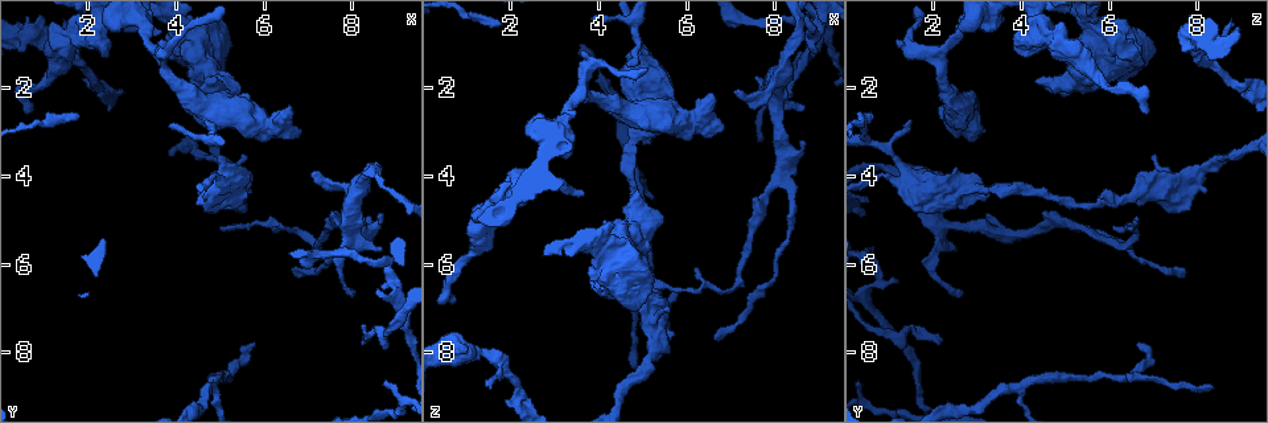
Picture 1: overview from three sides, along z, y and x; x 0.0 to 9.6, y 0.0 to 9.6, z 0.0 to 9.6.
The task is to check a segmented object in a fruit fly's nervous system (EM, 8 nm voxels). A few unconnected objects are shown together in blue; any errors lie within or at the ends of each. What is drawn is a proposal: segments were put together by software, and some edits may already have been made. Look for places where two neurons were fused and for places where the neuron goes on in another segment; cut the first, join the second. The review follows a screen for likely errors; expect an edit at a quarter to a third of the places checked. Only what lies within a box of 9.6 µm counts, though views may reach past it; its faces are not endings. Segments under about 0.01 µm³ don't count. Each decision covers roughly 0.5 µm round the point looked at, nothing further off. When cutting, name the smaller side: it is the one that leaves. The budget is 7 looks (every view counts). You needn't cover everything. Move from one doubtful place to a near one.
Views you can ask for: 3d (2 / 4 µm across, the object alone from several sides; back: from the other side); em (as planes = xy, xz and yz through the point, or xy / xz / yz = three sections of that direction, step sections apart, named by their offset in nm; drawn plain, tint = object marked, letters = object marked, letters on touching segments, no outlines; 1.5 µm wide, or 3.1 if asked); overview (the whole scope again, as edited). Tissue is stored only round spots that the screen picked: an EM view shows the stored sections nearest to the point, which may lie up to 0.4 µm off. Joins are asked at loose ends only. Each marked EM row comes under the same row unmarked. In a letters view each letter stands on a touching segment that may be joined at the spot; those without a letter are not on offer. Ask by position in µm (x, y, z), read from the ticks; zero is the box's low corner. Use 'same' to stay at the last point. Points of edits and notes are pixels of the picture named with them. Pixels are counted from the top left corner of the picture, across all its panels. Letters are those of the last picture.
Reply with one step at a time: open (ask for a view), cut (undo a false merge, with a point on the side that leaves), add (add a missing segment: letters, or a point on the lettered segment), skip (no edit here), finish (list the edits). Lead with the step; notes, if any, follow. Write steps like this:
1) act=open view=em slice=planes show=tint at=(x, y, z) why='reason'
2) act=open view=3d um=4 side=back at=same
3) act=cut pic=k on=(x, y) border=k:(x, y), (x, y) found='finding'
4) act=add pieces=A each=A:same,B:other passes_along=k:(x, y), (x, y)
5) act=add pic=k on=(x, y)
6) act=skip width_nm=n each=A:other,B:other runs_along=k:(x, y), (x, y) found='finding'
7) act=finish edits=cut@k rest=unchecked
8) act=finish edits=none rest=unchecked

act=open view=3d um=4 at=(3.65, 0.70, 4.45) why='an open end'

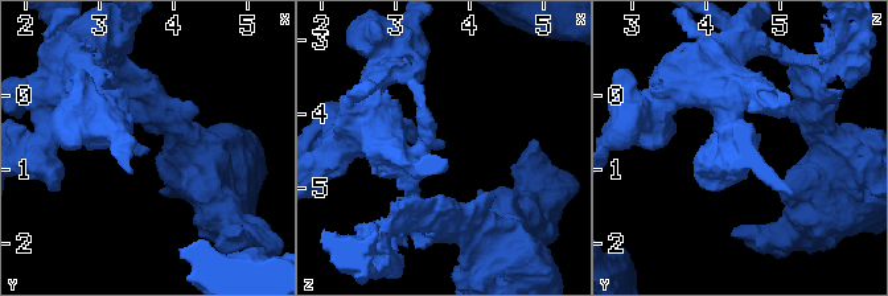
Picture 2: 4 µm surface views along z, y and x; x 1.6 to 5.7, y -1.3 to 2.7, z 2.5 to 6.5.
act=open view=em slice=planes show=letters at=(3.65, 0.75, 4.40) why='now the EM'

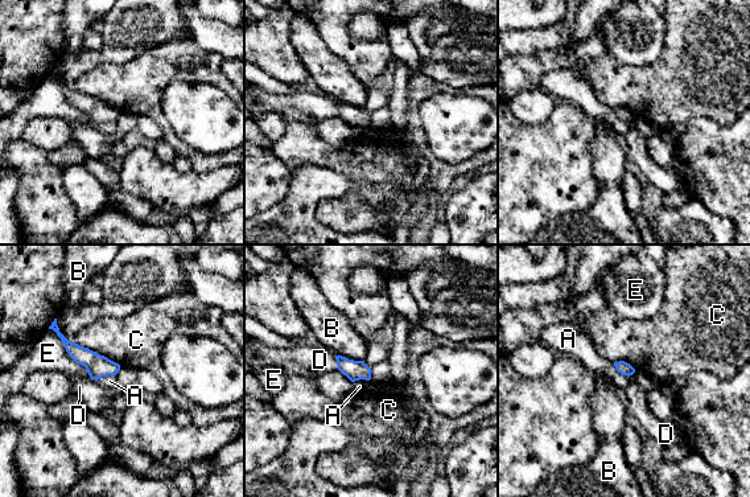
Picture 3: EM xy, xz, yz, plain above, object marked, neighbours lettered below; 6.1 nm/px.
act=skip each=A:other,B:other,C:other,D:other,E:other border=3:(334, 356), (338, 369) found='none of them fits'

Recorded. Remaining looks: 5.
act=open view=em slice=xy step=4 show=letters at=(5.05, 5.25, 6.50) why='end of a long branch'

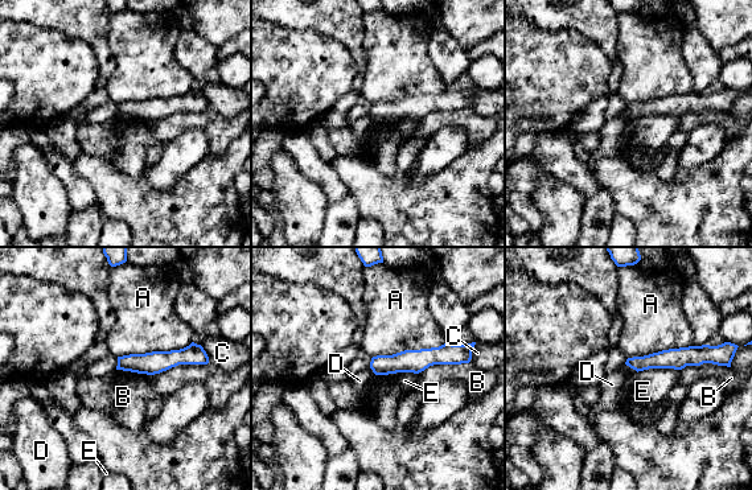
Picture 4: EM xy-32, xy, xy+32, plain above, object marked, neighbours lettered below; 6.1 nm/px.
act=skip longest_contact=B:550nm each=A:other,B:other,C:other,D:other,E:other border=4:(679, 369), (644, 369), (637, 373) found='none of them fits'

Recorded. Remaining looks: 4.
act=open view=3d um=4 side=back at=(6.70, 6.05, 7.65) why='thin end'

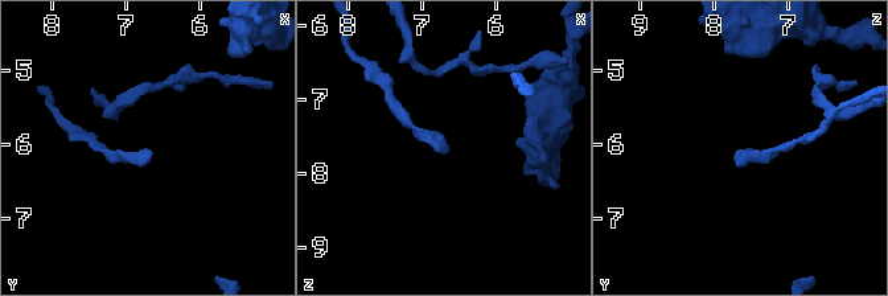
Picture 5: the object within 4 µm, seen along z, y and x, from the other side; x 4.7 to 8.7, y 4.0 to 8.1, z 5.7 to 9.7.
act=open view=em slice=xz step=4 show=tint at=(6.65, 6.05, 7.70)

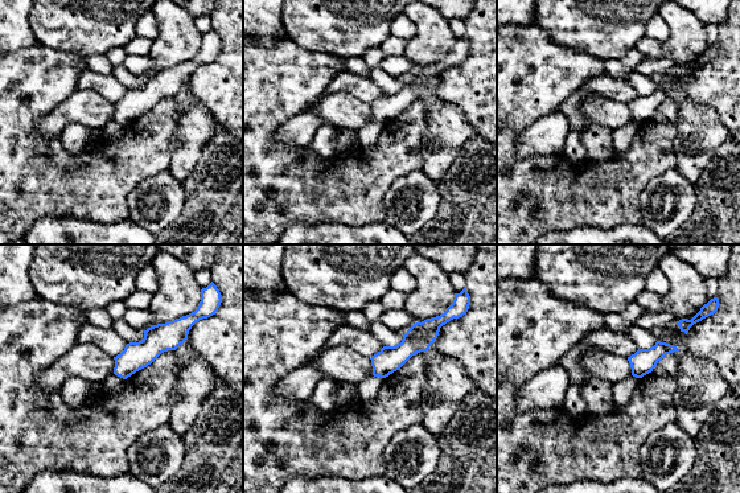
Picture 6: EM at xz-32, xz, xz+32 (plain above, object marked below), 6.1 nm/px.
act=open view=em slice=xz step=4 show=letters at=same

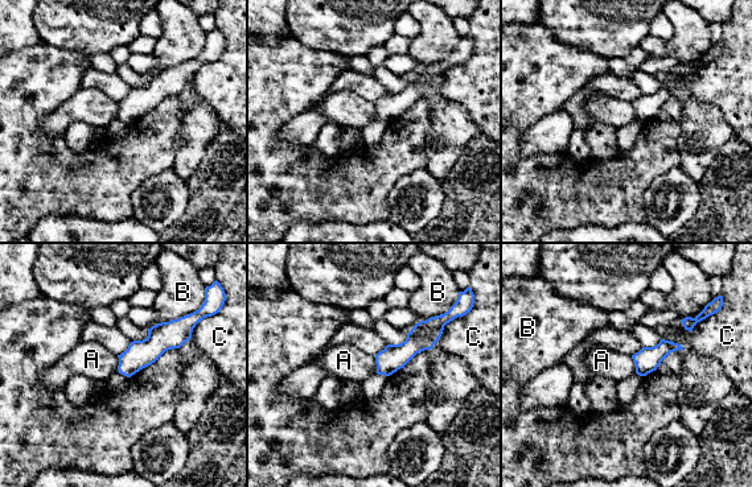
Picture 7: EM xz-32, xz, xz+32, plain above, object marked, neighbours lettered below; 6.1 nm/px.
act=skip longest_contact=B:360nm each=A:other,B:other,C:other found='no lettered segment goes on from it'

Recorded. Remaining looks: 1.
act=finish edits=none rest=unchecked

